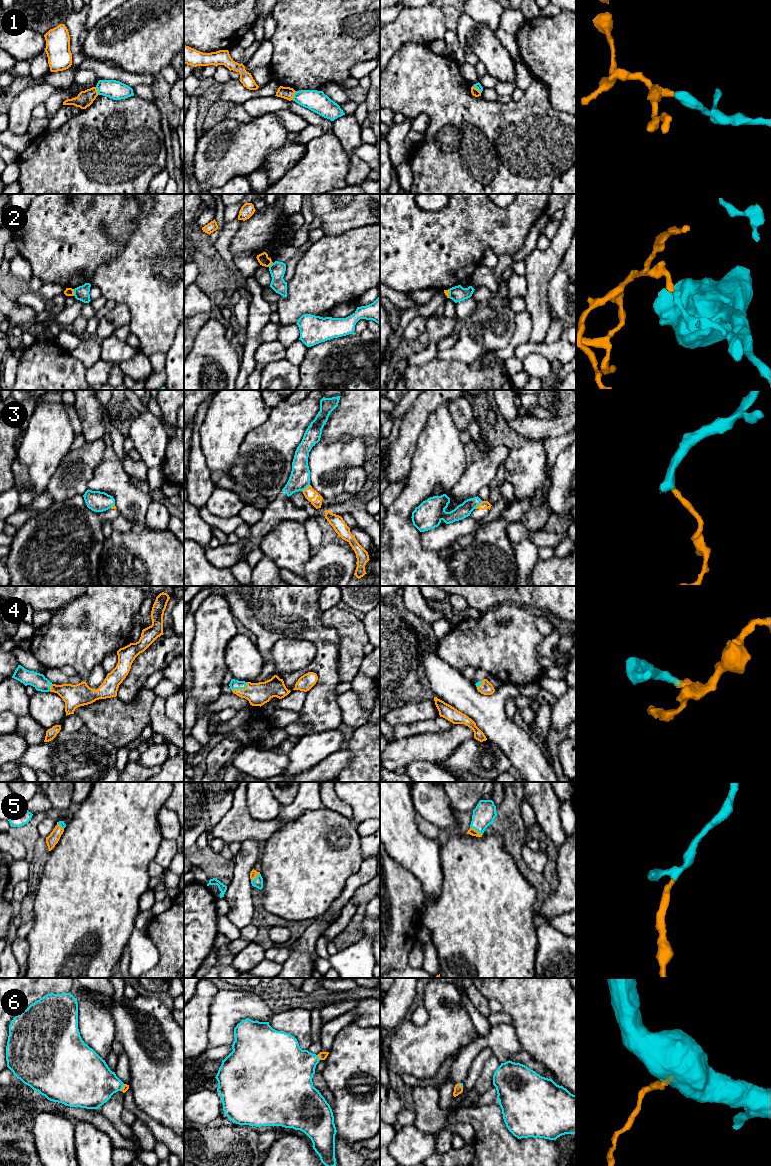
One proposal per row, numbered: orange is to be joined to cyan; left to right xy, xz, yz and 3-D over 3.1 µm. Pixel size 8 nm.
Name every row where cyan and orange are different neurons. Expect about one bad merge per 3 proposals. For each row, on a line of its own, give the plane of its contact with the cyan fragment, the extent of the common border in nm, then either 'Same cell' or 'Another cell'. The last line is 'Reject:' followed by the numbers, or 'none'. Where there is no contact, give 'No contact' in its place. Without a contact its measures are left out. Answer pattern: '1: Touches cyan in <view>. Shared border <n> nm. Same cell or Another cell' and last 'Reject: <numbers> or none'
1: Touches cyan in xz. Shared border 80 nm. Another cell
2: Touches cyan in xy. Shared border 60 nm. Another cell
3: Touches cyan in xz. Shared border 90 nm. Another cell
4: Touches cyan in xz. Shared border 140 nm. Same cell
5: Touches cyan in yz. Shared border 120 nm. Same cell
6: Touches cyan in xz. Shared border 50 nm. Same cell
Reject: 1, 2, 3

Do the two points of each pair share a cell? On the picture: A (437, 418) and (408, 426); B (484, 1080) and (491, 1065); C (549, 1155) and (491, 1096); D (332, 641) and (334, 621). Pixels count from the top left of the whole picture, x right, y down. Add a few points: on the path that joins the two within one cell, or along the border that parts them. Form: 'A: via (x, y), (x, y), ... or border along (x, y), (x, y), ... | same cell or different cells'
A: border along (441, 403), (428, 416), (416, 442) | different cells
B: via (486, 1076), (489, 1069) | same cell
C: border along (494, 1101), (471, 1107) | different cells
D: border along (321, 612), (321, 621), (337, 632), (338, 652) | different cells

